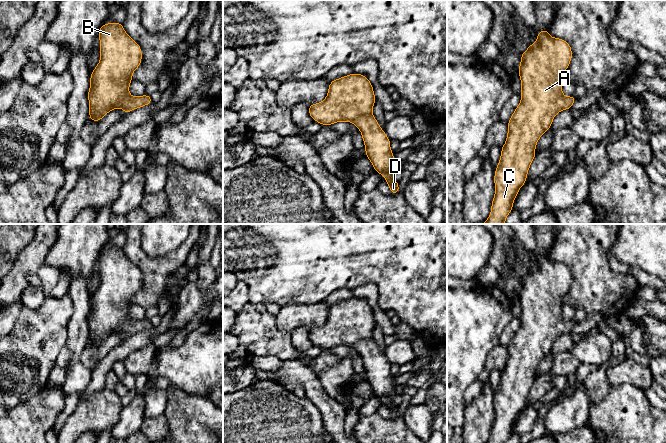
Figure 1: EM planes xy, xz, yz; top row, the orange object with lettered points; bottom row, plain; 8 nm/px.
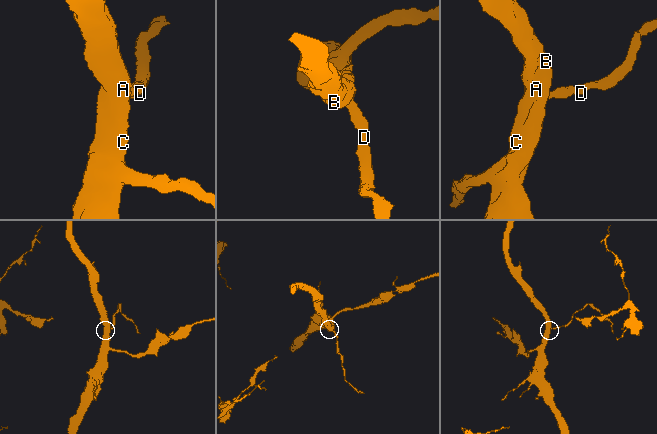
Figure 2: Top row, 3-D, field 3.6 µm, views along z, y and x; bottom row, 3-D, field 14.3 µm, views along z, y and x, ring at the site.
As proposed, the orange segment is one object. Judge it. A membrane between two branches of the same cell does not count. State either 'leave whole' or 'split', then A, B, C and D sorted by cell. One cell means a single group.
leave whole; groups A B C D

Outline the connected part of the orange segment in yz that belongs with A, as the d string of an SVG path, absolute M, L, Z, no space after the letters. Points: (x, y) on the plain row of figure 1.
M547 252L537 257L537 264L521 277L518 299L521 304L521 326L511 339L507 349L505 368L494 398L495 418L487 443L506 443L513 434L514 424L527 405L527 397L535 383L535 372L539 362L552 349L555 339L565 333L571 334L576 320L565 321L562 317L563 297L572 283L572 272L564 263L551 261Z

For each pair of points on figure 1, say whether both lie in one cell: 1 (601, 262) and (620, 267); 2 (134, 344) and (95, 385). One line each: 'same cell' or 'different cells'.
1: different cells
2: same cell

